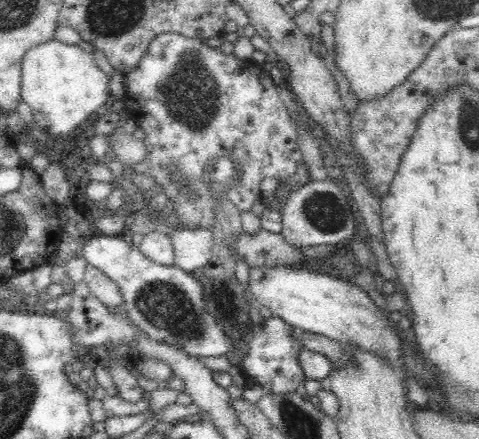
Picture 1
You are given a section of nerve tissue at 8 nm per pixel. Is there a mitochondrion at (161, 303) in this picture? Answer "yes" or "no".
yes

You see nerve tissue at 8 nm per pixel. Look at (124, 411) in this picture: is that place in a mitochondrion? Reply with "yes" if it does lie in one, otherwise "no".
no

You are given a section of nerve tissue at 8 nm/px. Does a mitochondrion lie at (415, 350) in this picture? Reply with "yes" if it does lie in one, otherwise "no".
no

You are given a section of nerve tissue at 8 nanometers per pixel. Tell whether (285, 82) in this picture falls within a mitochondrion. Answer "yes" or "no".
no

